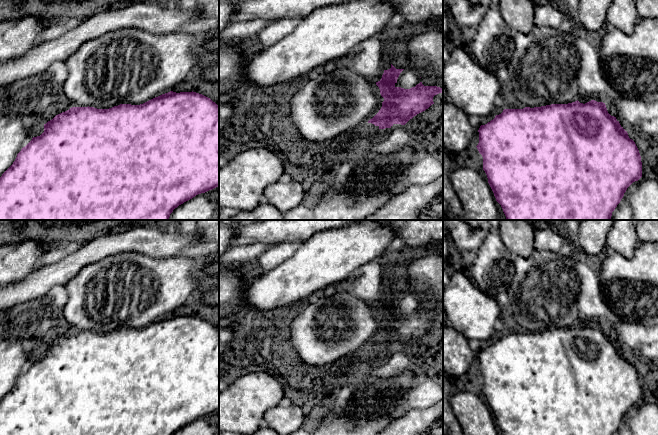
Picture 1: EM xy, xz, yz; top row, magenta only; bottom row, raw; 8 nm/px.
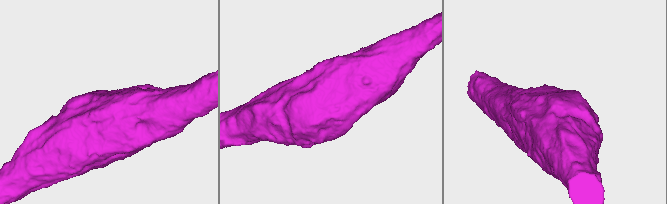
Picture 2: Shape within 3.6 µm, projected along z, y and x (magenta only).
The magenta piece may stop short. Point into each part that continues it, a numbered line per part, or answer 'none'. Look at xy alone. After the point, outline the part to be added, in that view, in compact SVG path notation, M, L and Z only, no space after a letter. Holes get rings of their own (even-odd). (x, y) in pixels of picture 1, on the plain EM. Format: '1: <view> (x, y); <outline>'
none

